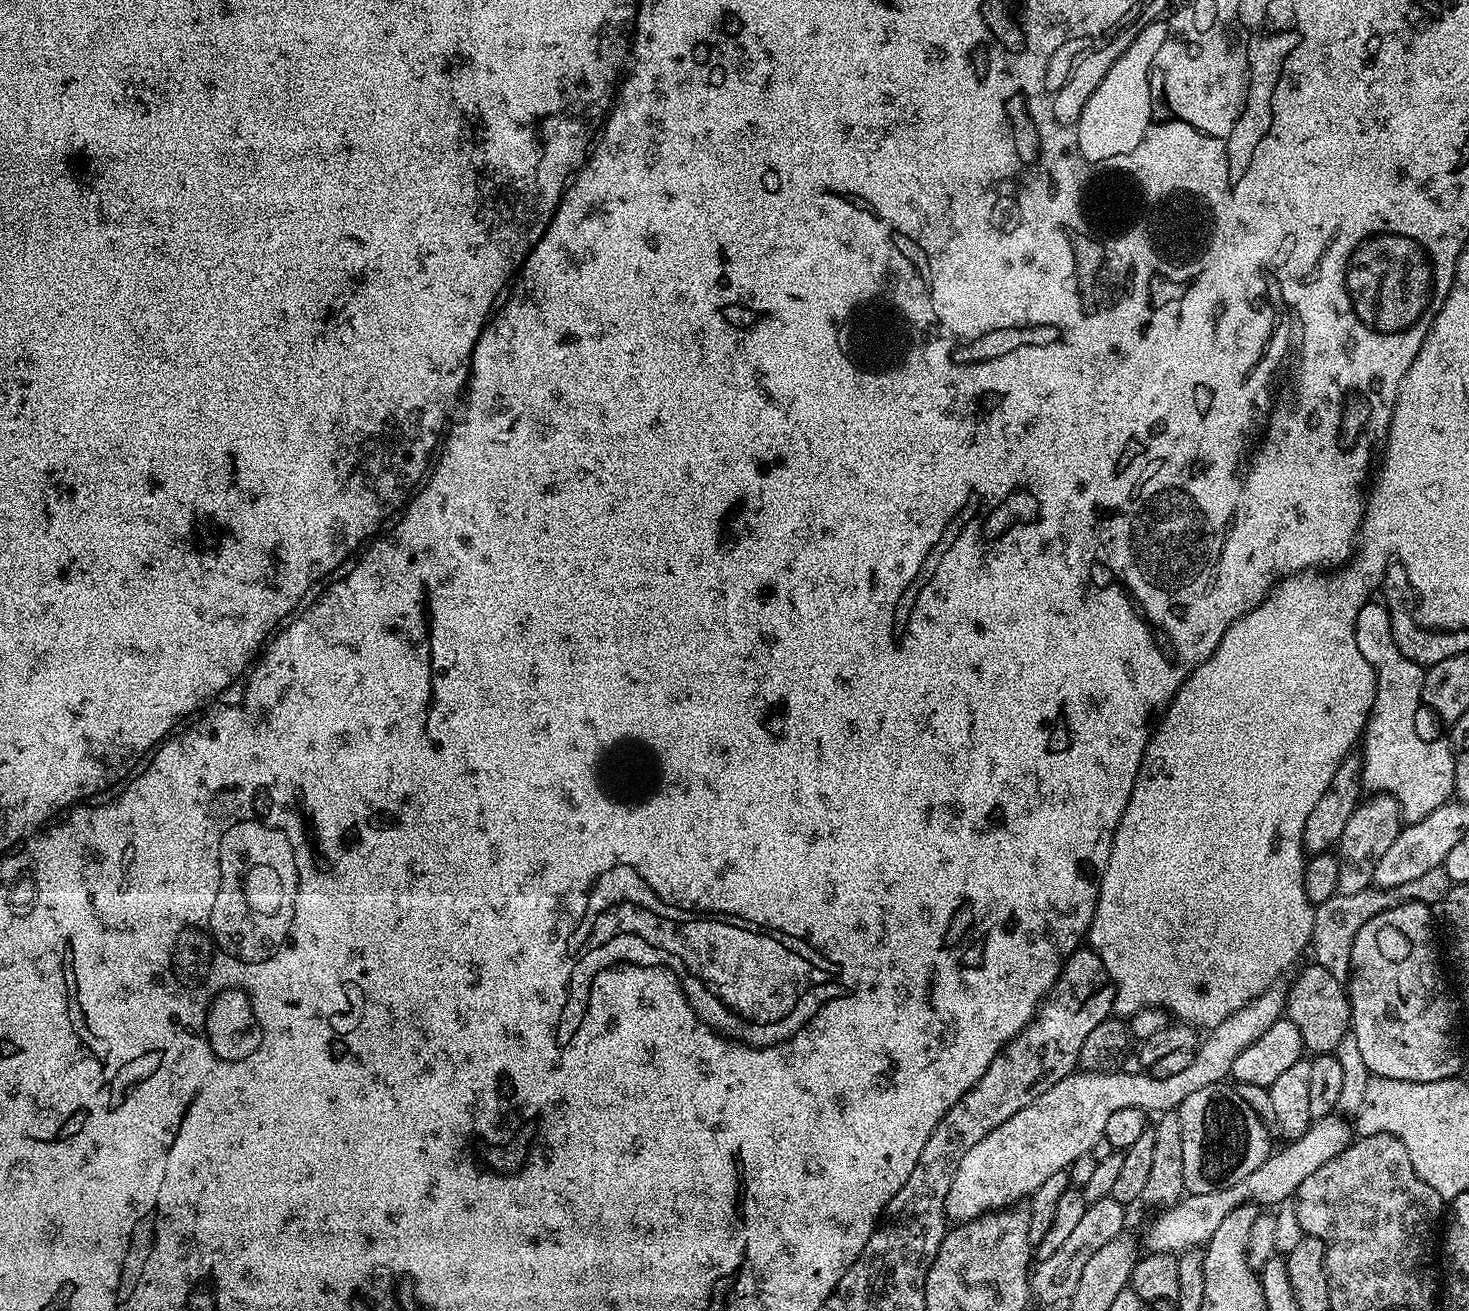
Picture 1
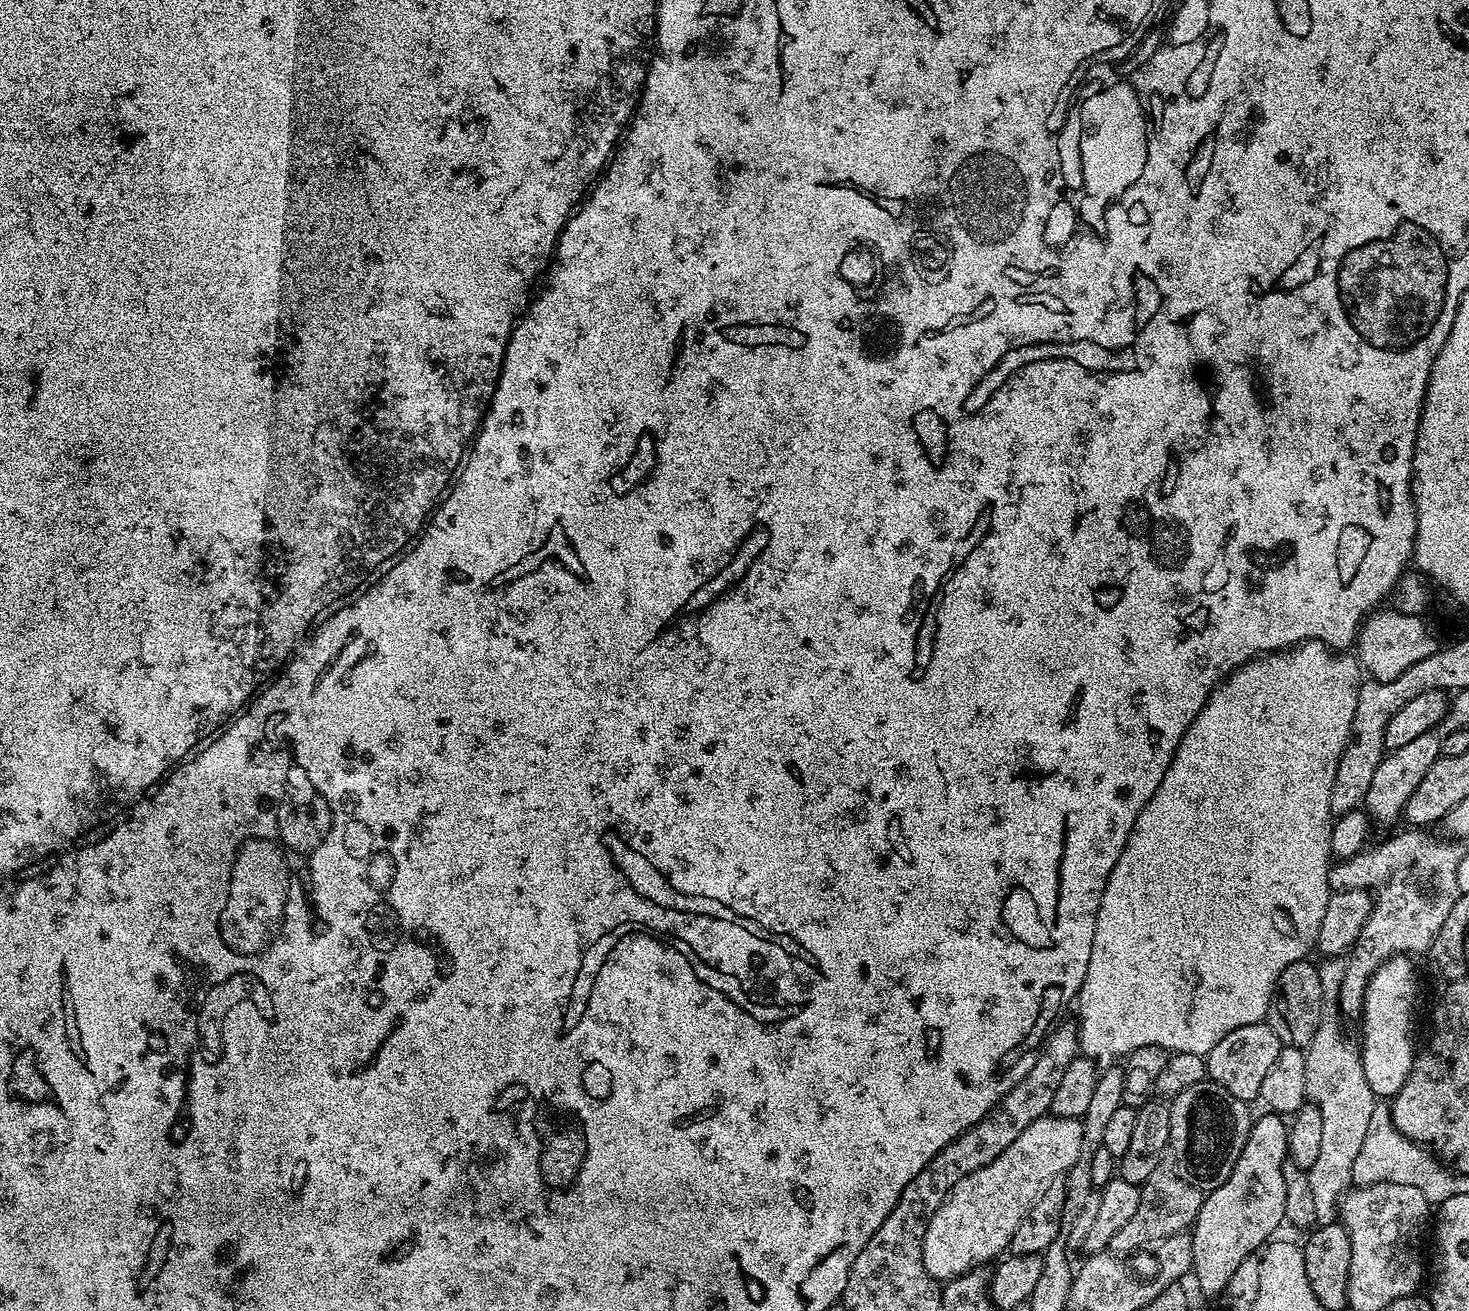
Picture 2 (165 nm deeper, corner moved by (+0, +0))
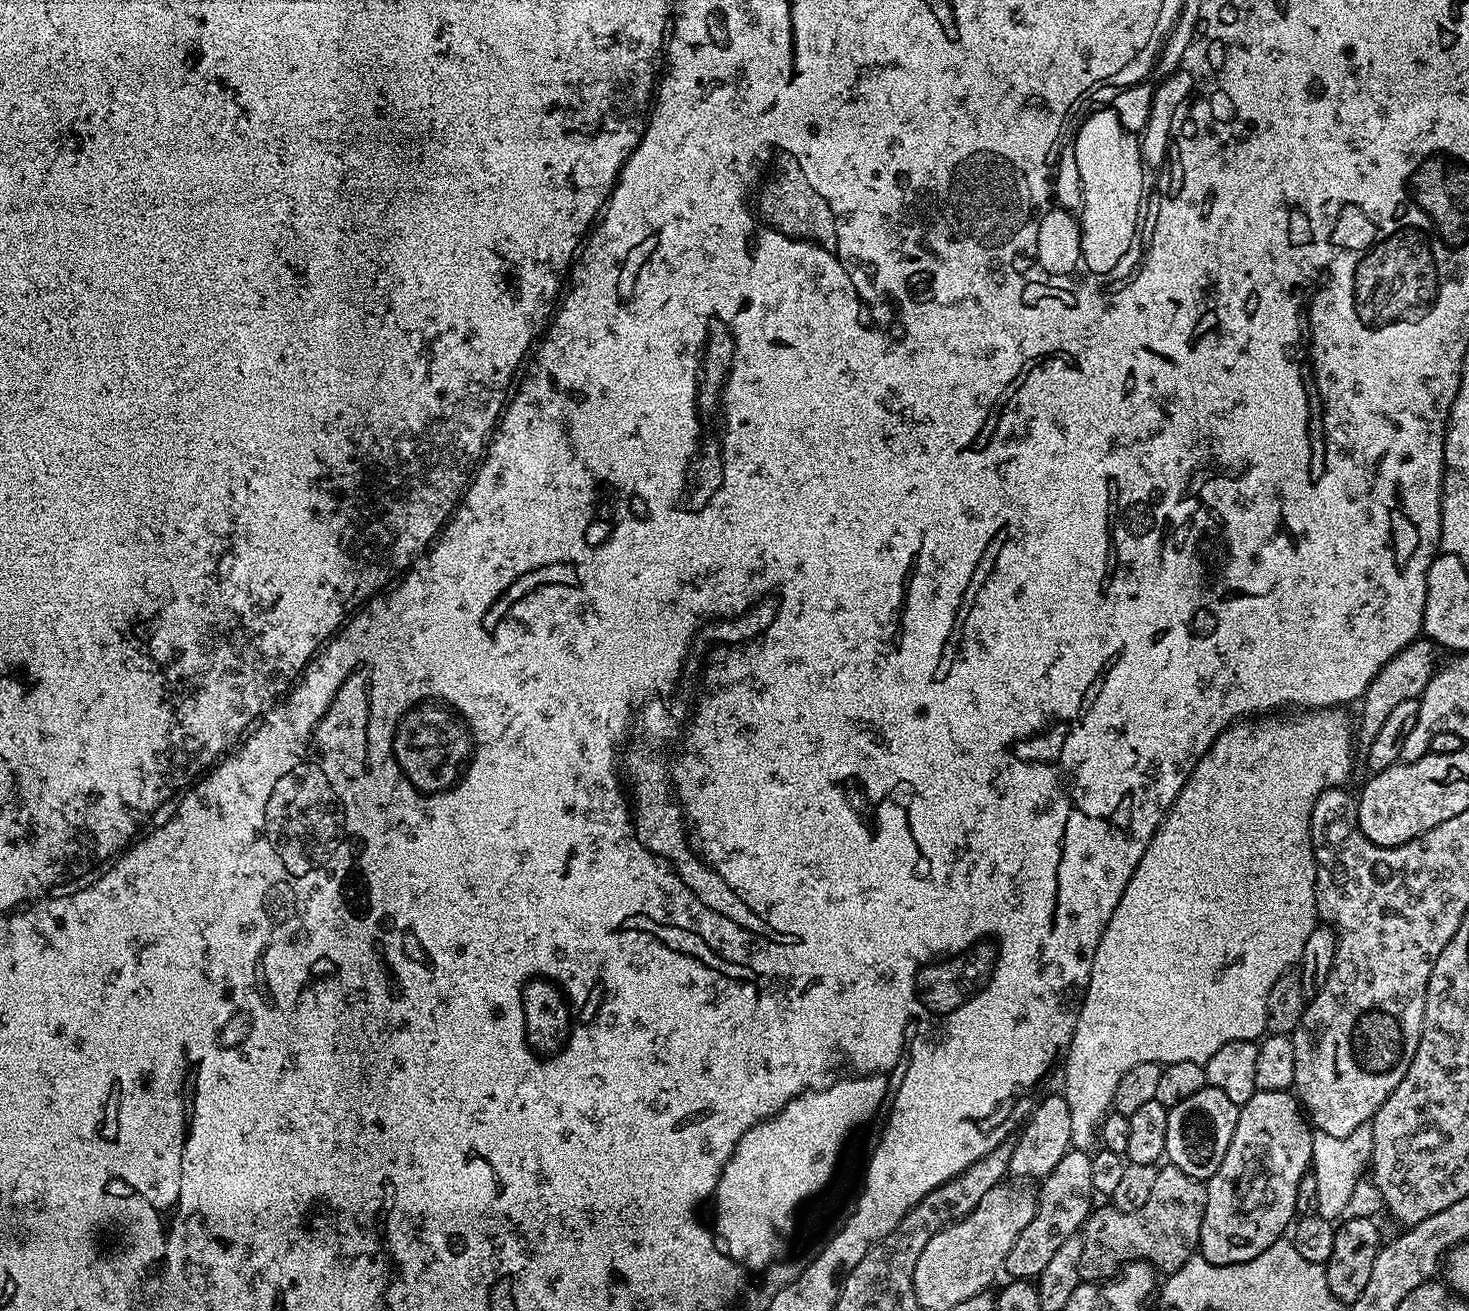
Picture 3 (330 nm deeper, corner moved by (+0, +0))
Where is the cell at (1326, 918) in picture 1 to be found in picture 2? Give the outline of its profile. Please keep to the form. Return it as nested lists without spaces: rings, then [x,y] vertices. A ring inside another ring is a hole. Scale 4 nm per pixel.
[[[1324,958],[1318,967],[1324,991],[1324,1011],[1314,1038],[1304,1052],[1306,1062],[1306,1097],[1320,1107],[1322,1114],[1322,1147],[1318,1150],[1318,1162],[1306,1171],[1310,1178],[1310,1191],[1314,1194],[1316,1224],[1331,1224],[1337,1219],[1338,1205],[1352,1184],[1354,1158],[1362,1150],[1366,1129],[1374,1115],[1378,1097],[1366,1082],[1366,1070],[1362,1070],[1357,1045],[1344,1037],[1340,1029],[1342,1013],[1337,1001],[1342,990],[1342,974],[1345,961],[1340,958]]]

